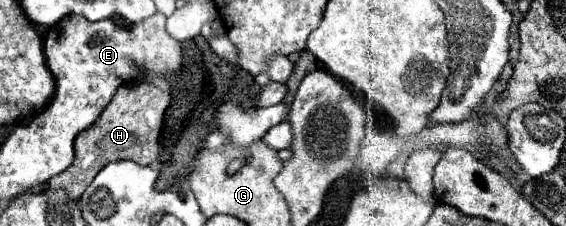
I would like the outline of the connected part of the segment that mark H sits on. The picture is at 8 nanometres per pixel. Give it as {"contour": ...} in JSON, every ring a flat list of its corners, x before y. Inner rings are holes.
{"contour":[[148,82,124,84,118,88,110,104,104,108,104,114,96,120,94,126,84,130,80,138,76,138,76,158,64,174,58,174,48,182,46,188,64,188,70,198,78,200,92,178,114,160,132,160,142,166,150,166,158,160,158,140,162,130,164,112,170,104,170,92,162,90]]}

